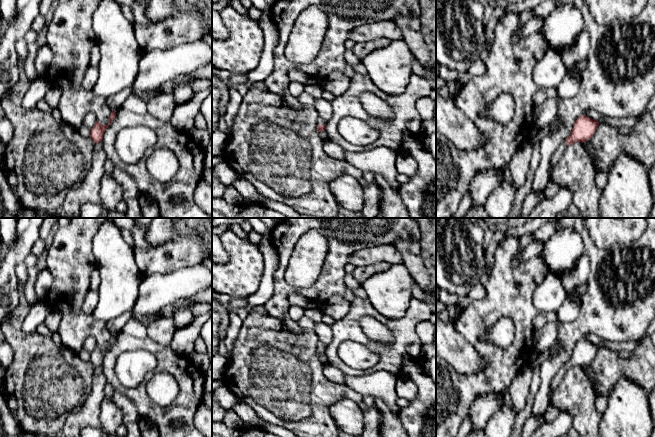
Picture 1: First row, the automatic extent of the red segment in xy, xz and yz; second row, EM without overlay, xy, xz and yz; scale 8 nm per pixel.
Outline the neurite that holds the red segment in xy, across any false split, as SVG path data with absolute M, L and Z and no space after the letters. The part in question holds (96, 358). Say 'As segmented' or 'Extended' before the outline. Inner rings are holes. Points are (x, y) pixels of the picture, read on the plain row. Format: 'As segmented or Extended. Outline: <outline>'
As segmented. Outline: M112 335L109 343L109 347L107 349L101 349L99 346L96 345L95 349L90 355L90 362L94 365L94 367L102 366L104 356L112 347L113 343L115 342L116 335Z

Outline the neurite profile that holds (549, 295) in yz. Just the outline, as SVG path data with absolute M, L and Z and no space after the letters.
M548 272L533 292L532 301L535 308L541 313L557 312L566 299L566 292L561 279Z

